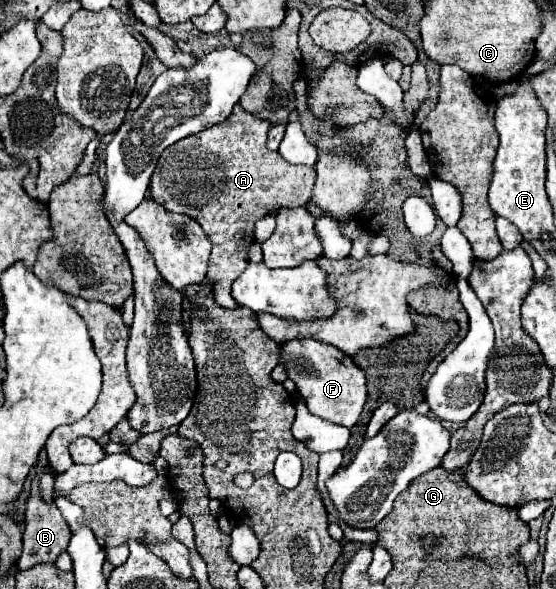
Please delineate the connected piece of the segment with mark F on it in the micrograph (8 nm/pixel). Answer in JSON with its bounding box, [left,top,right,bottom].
[281,339,367,427]

